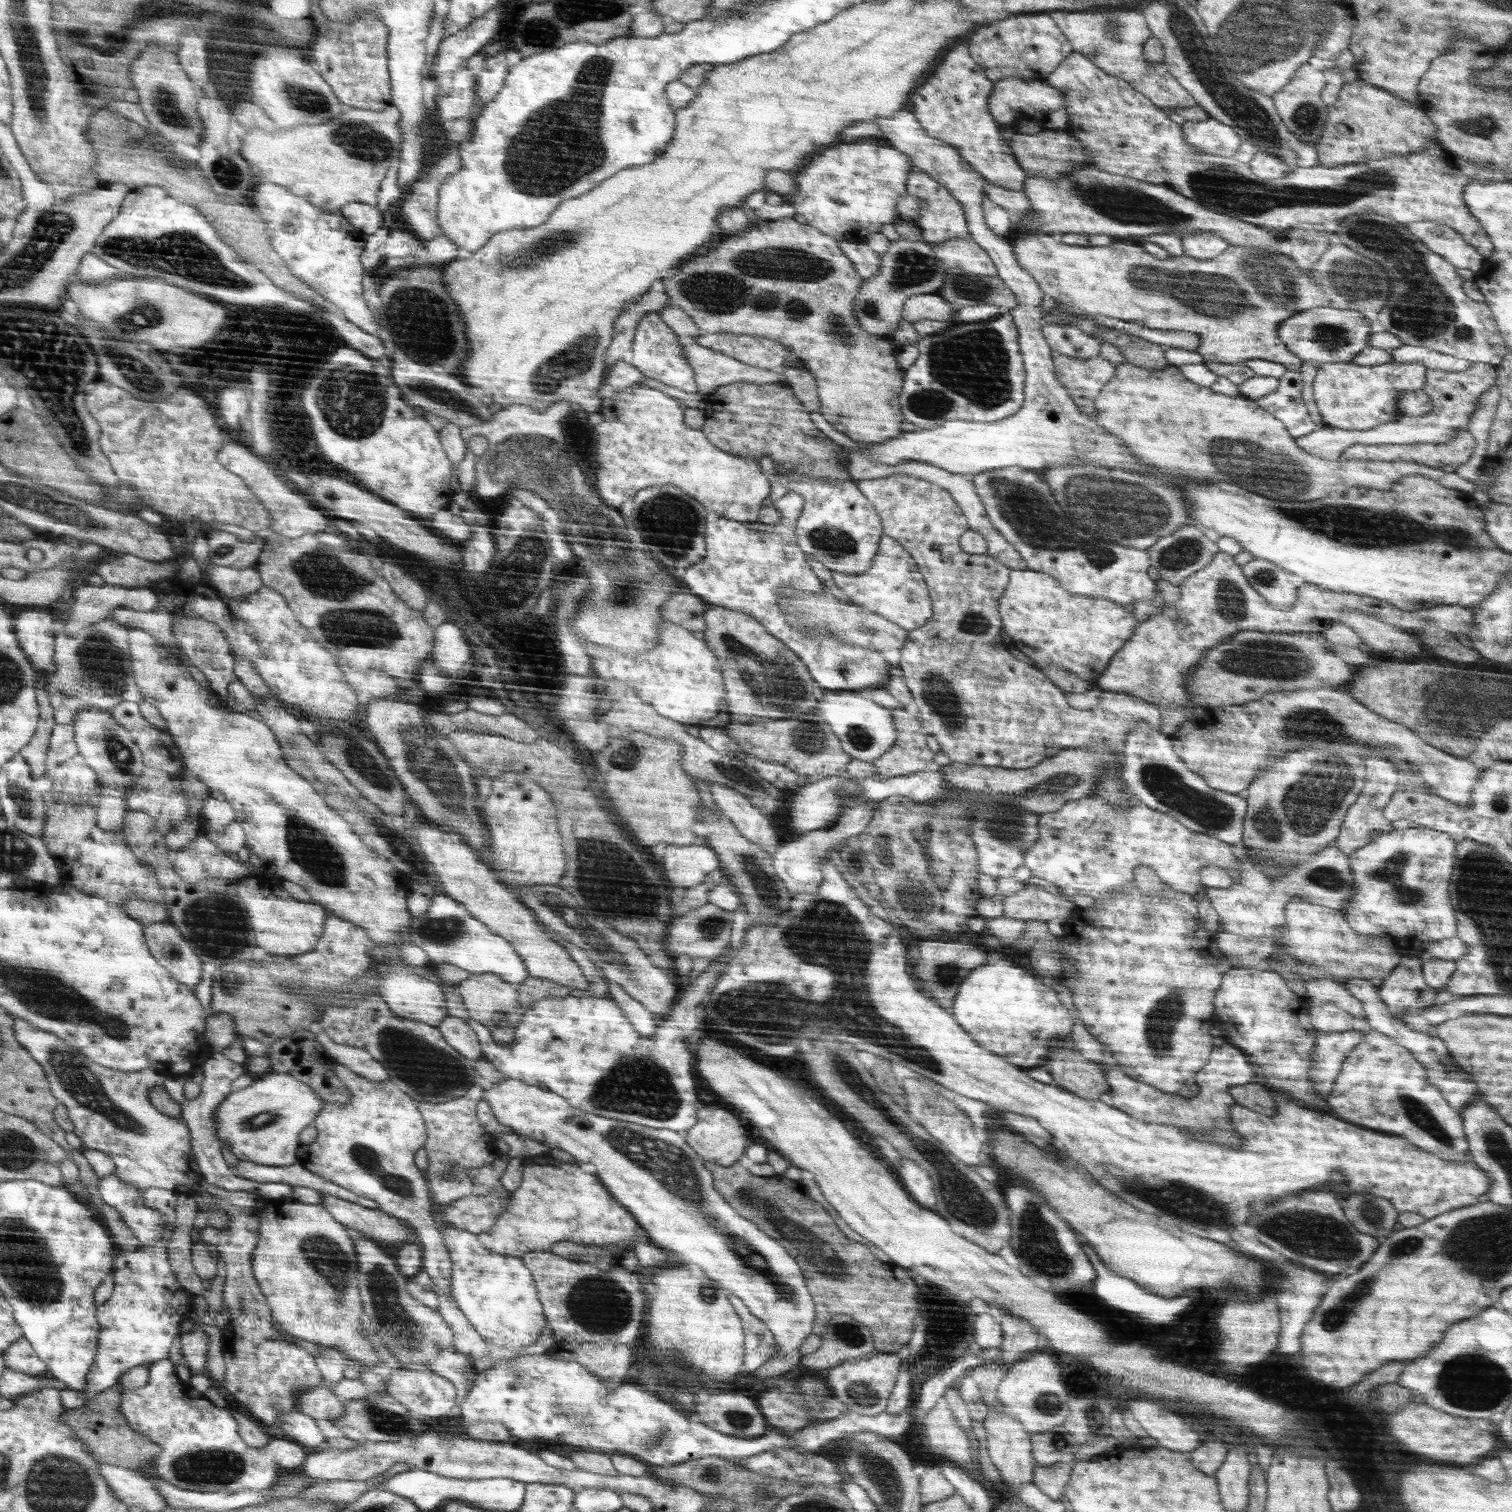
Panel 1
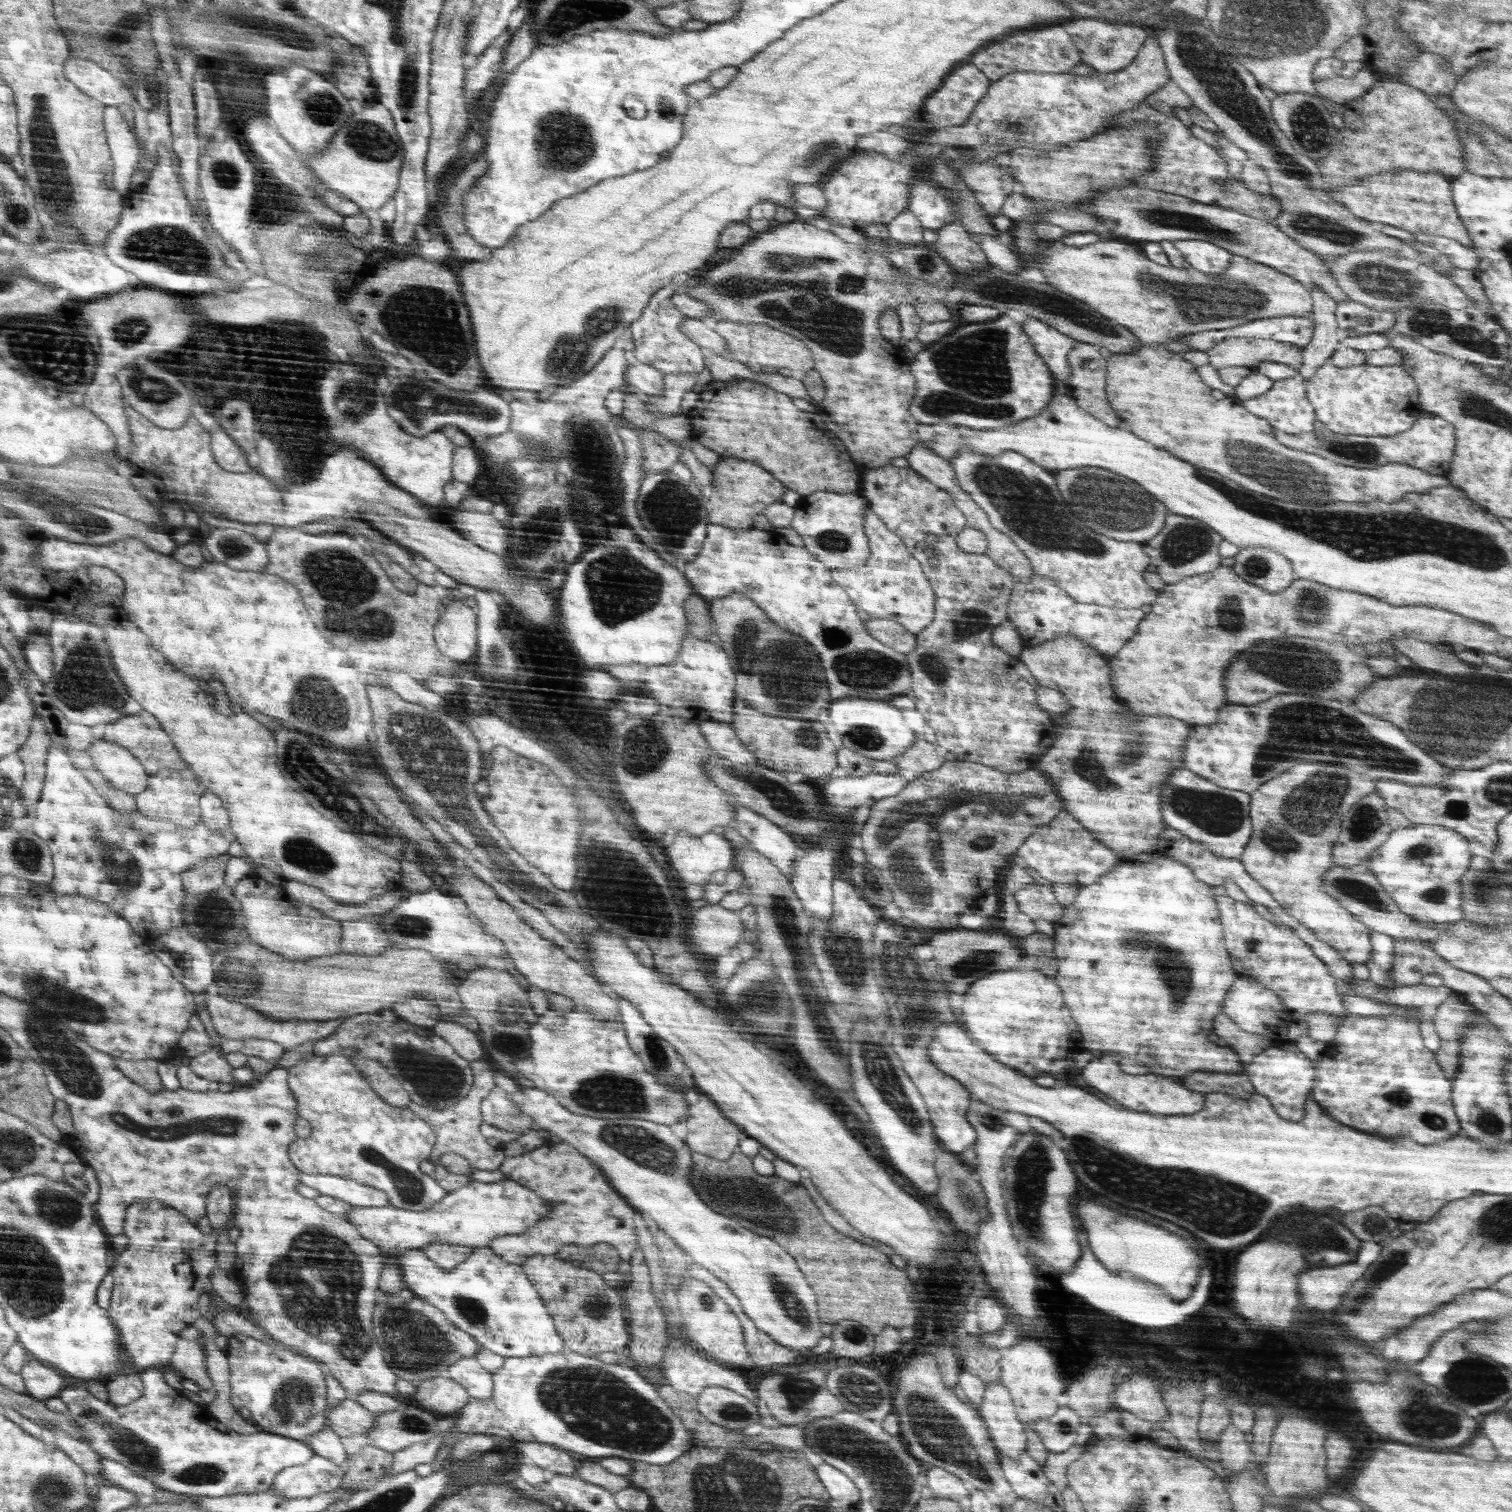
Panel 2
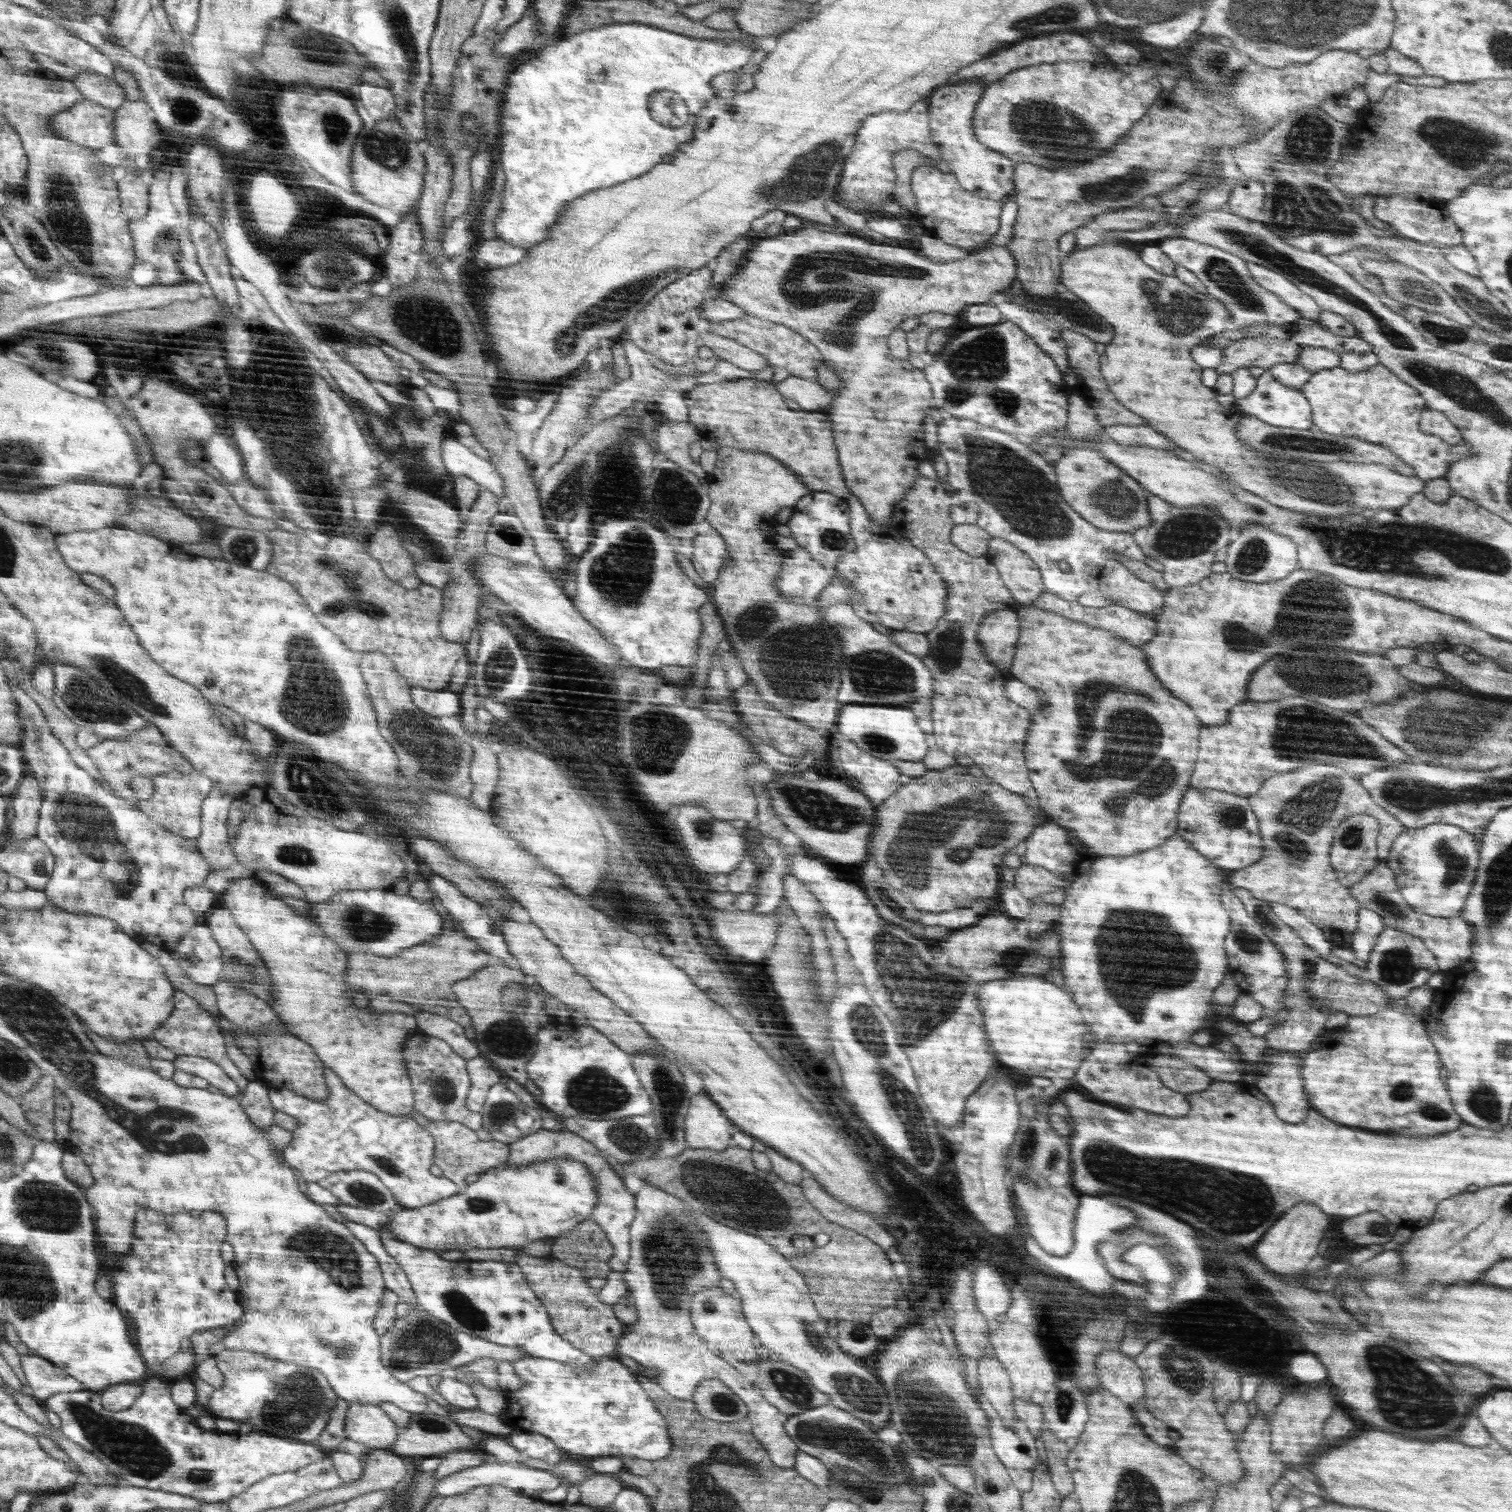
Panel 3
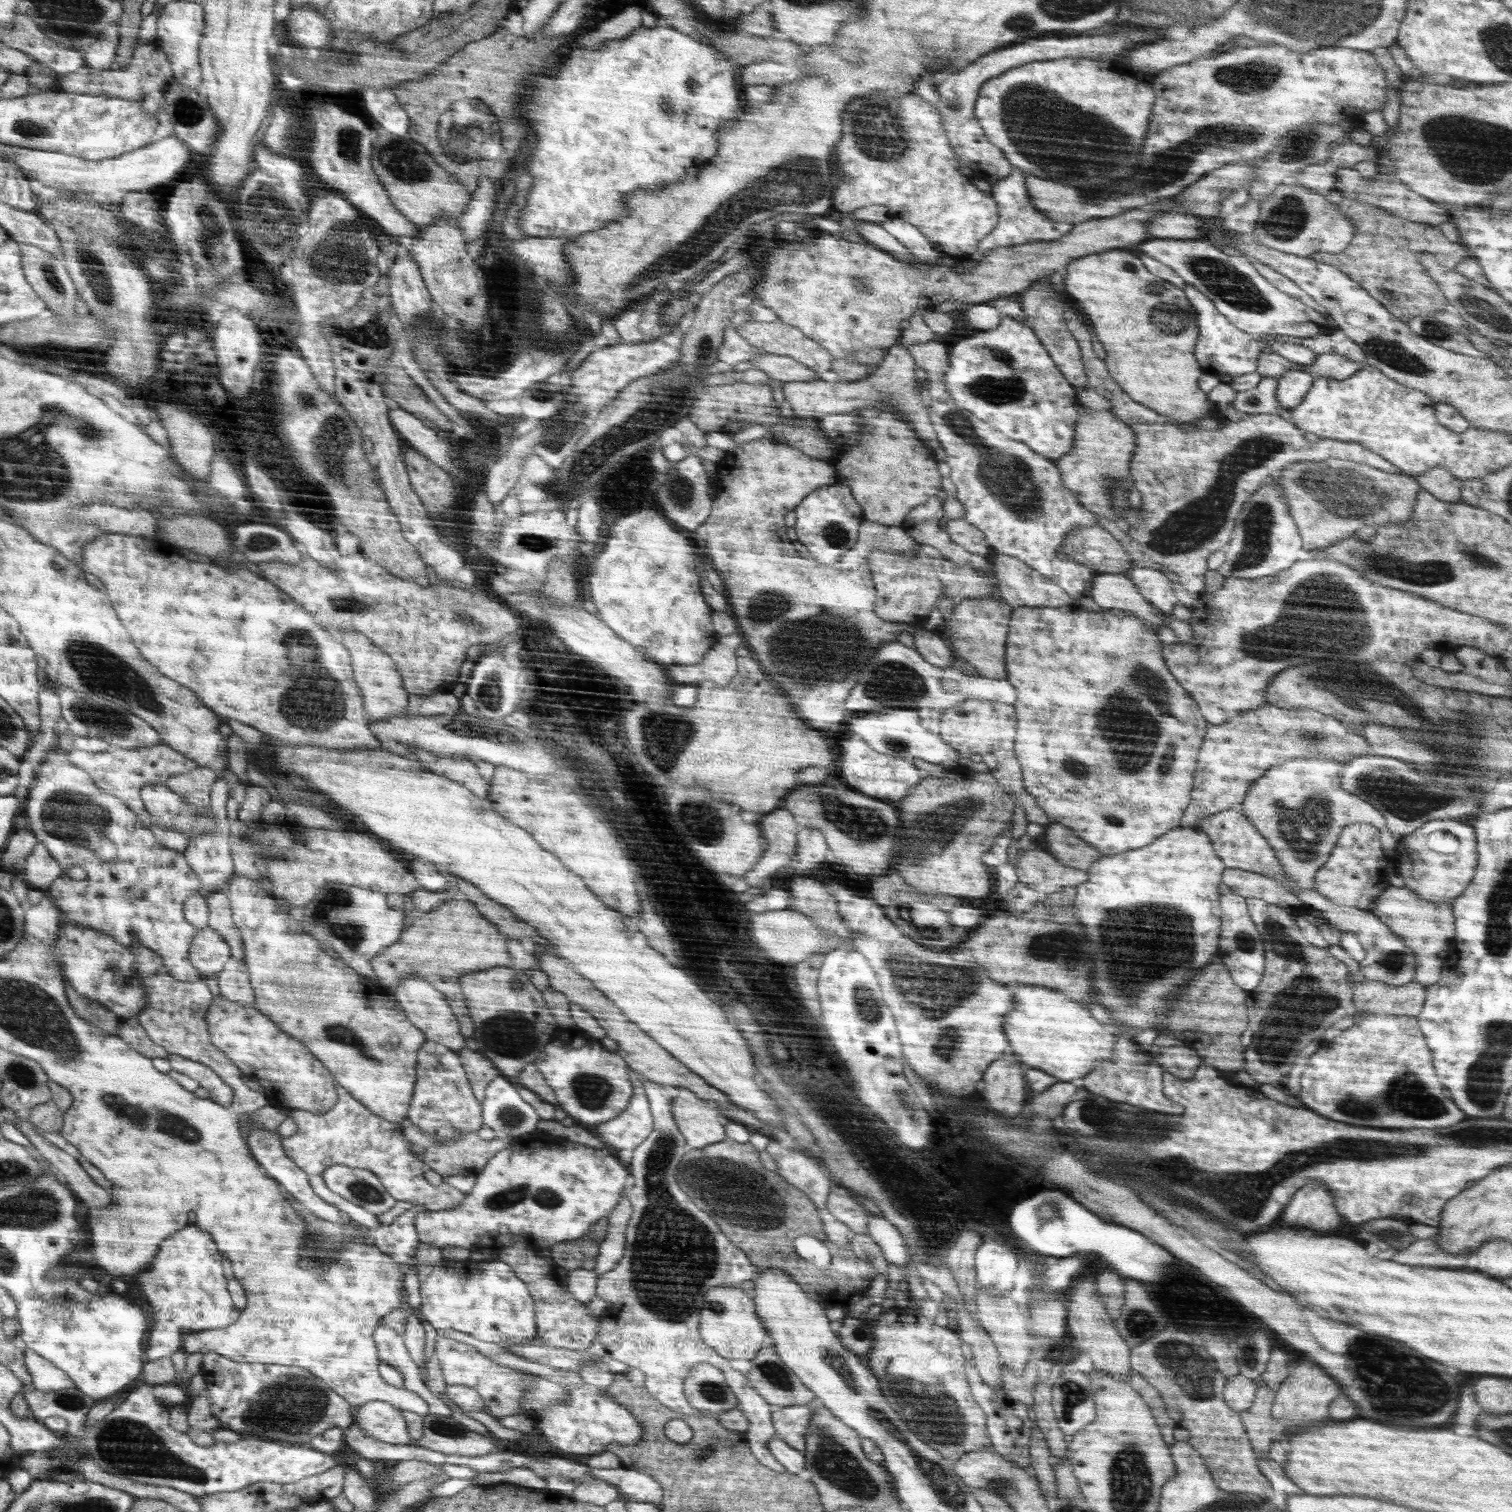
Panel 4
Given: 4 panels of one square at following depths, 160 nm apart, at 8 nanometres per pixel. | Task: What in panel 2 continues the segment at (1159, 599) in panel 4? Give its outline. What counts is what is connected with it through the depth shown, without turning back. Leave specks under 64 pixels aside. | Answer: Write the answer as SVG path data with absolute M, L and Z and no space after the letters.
M962 449L948 461L957 474L958 485L962 491L970 494L985 510L990 524L1009 536L1018 550L1028 557L1033 572L1056 581L1074 600L1117 609L1138 609L1144 604L1152 604L1157 599L1159 592L1143 579L1143 572L1151 564L1151 558L1144 552L1144 546L1136 542L1110 539L1084 525L1073 507L1067 505L1061 497L1055 473L1014 451L991 457L979 455L972 449Z

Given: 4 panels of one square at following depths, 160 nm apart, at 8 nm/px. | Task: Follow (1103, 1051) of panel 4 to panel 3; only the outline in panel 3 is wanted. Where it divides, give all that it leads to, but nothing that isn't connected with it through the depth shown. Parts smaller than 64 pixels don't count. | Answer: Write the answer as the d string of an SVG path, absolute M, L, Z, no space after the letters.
M1020 976L1010 978L1010 980L991 980L988 983L982 984L982 989L977 988L977 990L982 992L982 1006L979 1007L986 1008L984 1010L986 1012L986 1032L990 1032L990 1040L994 1040L994 1048L998 1048L998 1060L1002 1060L1002 1066L1006 1066L1010 1070L1018 1070L1018 1072L1024 1072L1024 1074L1030 1074L1030 1076L1036 1074L1036 1076L1046 1076L1046 1078L1060 1078L1060 1074L1062 1074L1062 1078L1072 1078L1072 1076L1076 1075L1076 1070L1080 1068L1082 1060L1088 1056L1088 1052L1092 1052L1092 1048L1096 1044L1094 1034L1092 1034L1092 1031L1090 1031L1084 1020L1082 1020L1082 1012L1076 1008L1076 1004L1070 1000L1070 996L1066 994L1065 990L1054 986L1054 984L1050 984L1048 980L1044 982L1044 980L1040 980L1036 976Z

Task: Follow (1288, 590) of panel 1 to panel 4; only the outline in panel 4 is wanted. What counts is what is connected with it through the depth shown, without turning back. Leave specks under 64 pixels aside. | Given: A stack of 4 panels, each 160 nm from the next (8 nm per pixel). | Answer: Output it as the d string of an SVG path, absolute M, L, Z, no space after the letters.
M1271 478L1264 481L1262 488L1258 488L1244 502L1235 521L1231 540L1224 547L1224 554L1225 561L1217 571L1225 577L1247 579L1273 575L1304 556L1297 524L1289 515L1288 504L1280 488L1271 483Z

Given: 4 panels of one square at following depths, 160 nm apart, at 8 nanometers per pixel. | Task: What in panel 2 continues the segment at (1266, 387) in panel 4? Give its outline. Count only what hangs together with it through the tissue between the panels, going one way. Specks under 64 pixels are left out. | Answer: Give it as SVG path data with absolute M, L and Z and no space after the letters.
M1300 374L1290 378L1275 381L1275 383L1262 394L1254 398L1241 401L1242 406L1250 413L1267 420L1274 429L1288 434L1314 431L1315 410L1307 399L1305 391L1306 380Z

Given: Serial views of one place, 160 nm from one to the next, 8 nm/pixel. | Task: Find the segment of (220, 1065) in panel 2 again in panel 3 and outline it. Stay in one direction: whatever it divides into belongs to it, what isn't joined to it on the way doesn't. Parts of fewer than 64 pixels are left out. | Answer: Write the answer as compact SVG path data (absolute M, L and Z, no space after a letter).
M180 1055L175 1060L177 1070L186 1070L196 1076L203 1076L224 1095L238 1097L237 1084L210 1058Z

